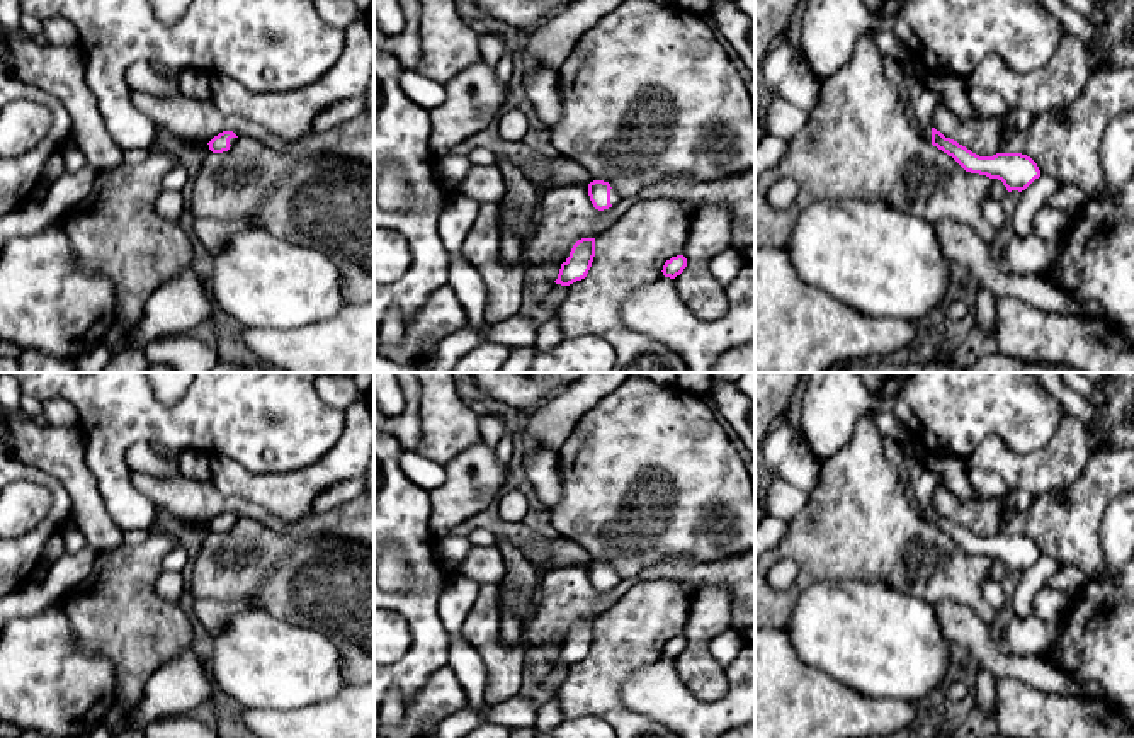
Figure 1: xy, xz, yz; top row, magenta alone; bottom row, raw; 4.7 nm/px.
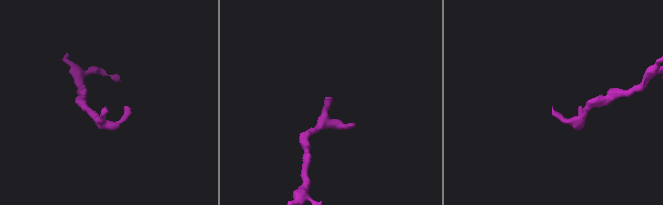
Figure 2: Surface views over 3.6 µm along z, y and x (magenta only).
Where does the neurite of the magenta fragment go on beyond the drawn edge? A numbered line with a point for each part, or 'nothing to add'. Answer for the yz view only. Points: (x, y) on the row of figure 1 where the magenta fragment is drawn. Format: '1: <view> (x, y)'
1: yz (924, 106)

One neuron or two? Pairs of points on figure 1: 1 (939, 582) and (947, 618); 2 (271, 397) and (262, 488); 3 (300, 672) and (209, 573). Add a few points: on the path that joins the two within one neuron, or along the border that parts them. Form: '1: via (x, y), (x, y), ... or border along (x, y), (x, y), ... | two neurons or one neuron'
1: border along (934, 604), (963, 602), (981, 616) | two neurons
2: border along (226, 456), (252, 471), (296, 471), (303, 468) | two neurons
3: border along (259, 609), (296, 626) | two neurons

